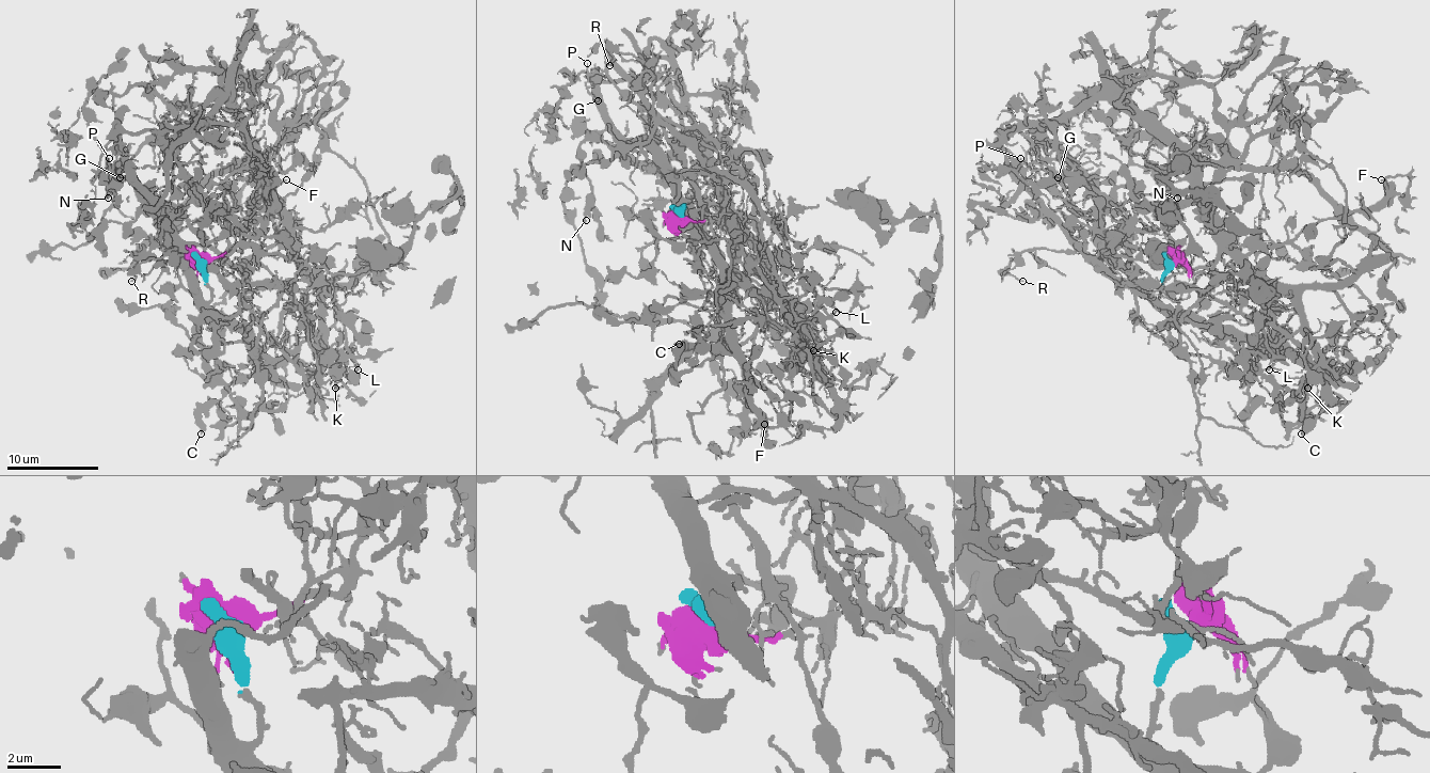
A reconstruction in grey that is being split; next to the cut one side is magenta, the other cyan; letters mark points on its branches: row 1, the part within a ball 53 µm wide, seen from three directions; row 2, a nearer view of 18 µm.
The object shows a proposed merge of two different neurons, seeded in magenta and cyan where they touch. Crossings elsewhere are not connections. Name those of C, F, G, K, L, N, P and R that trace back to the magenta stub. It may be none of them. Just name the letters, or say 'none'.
F

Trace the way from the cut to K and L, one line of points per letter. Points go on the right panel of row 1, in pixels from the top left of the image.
K: (1172, 261), (1158, 293), (1161, 304), (1218, 325), (1248, 359), (1261, 341), (1296, 352), (1312, 379), (1307, 389)
L: (1172, 261), (1172, 269), (1158, 293), (1161, 304), (1218, 325), (1248, 359), (1266, 341), (1277, 352), (1268, 371)

